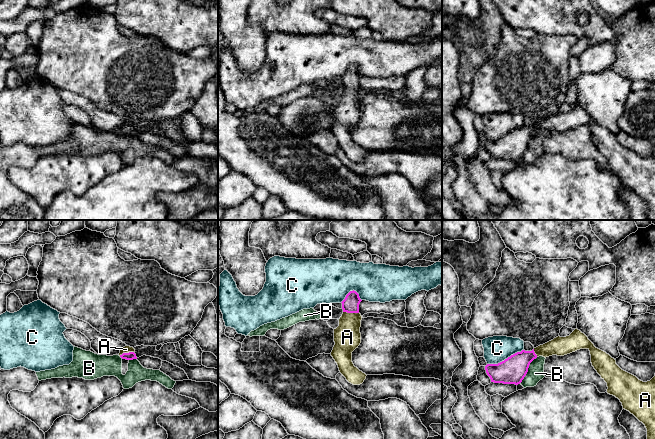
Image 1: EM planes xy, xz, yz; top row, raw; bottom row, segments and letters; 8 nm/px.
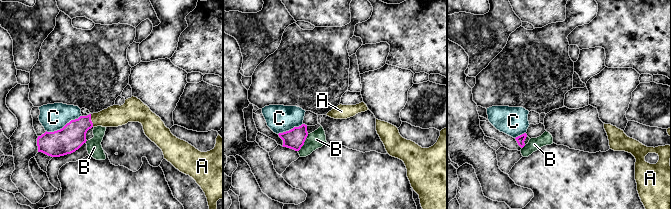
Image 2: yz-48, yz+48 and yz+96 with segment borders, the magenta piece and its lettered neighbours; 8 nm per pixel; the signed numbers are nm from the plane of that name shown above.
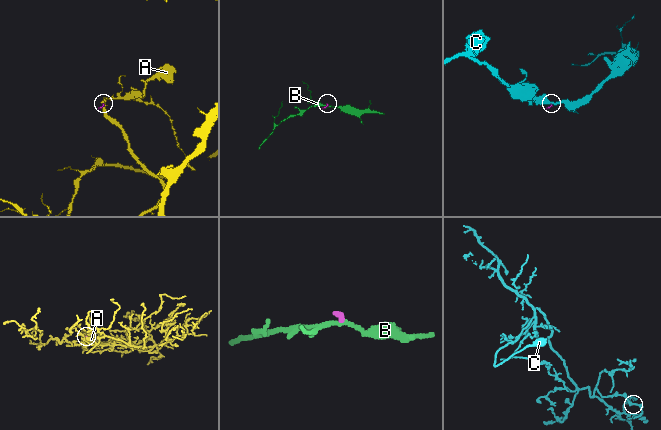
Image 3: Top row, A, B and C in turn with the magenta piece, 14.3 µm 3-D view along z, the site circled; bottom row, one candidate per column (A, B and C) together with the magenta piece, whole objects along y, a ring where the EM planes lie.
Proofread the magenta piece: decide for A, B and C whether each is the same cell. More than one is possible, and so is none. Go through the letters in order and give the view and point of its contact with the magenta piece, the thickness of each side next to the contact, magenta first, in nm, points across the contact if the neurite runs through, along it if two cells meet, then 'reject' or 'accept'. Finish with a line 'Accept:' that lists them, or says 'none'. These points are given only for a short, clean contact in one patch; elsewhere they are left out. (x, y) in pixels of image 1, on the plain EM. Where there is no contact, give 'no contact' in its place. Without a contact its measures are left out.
A: contact xz (351, 88); calibres 140 and 220 nm; way xz (350, 80), (351, 88), (347, 113); accept
B: contact yz (527, 146); calibres 220 and 130 nm; border yz (537, 133), (530, 139), (526, 151), (519, 159); reject
C: contact yz (505, 135); calibres 220 and 200 nm; border yz (523, 125), (497, 139), (487, 140); reject
Accept: A

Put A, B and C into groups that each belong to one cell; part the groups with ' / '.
A / B / C

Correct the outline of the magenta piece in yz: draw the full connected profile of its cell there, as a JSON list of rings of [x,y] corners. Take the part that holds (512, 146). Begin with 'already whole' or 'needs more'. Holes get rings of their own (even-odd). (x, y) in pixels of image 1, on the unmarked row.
needs more | [[[577,104],[566,113],[556,113],[553,116],[534,124],[532,127],[522,126],[498,140],[487,140],[485,146],[491,158],[518,161],[528,148],[530,139],[539,132],[564,132],[580,125],[588,125],[591,139],[601,154],[607,159],[607,169],[615,172],[622,179],[623,185],[633,190],[647,205],[647,217],[655,220],[655,152],[647,158],[639,156],[636,152],[622,146],[616,136],[606,128],[596,124],[588,113]]]

